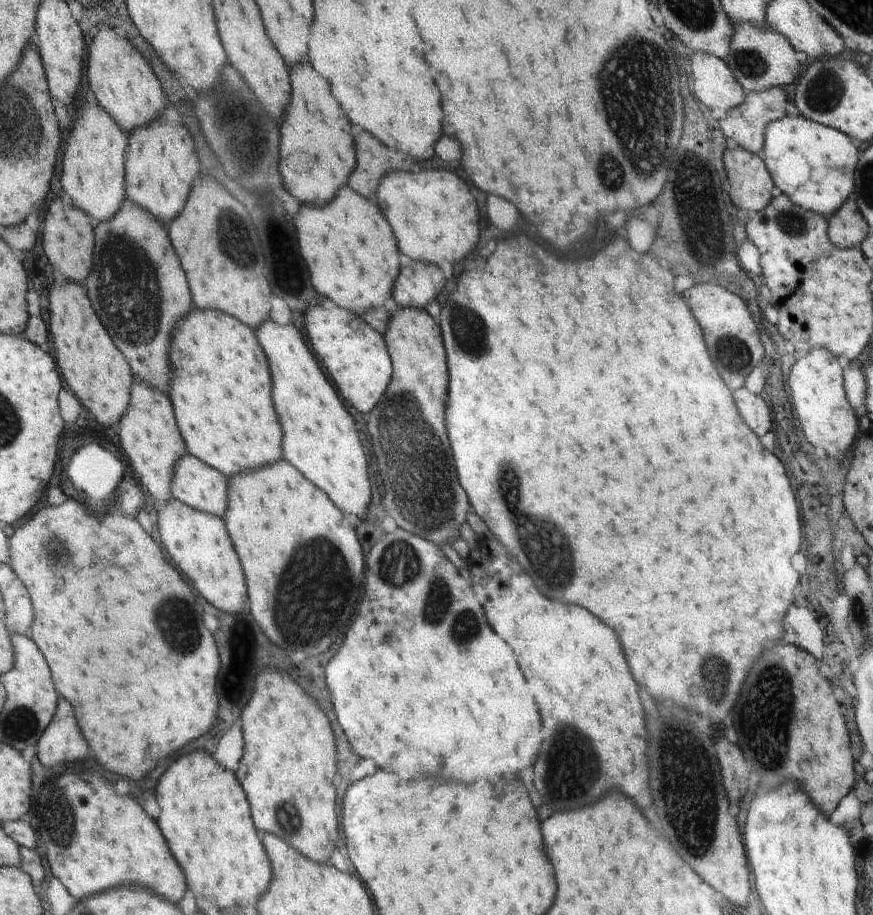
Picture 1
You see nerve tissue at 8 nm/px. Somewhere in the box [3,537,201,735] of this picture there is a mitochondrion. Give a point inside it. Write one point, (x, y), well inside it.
(187, 614)

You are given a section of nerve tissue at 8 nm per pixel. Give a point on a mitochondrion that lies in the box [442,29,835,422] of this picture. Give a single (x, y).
(639, 102)

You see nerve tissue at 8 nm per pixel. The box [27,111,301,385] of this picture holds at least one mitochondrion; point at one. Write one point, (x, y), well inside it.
(118, 298)

